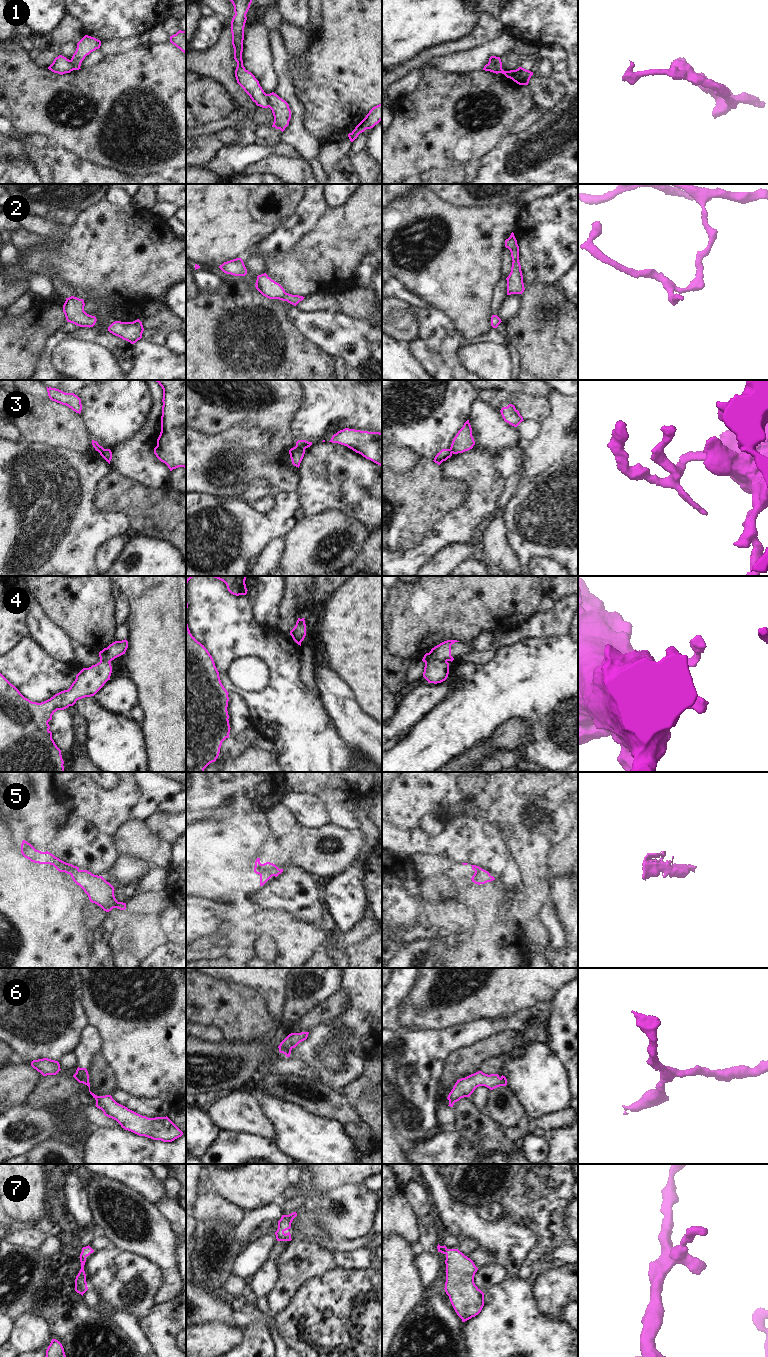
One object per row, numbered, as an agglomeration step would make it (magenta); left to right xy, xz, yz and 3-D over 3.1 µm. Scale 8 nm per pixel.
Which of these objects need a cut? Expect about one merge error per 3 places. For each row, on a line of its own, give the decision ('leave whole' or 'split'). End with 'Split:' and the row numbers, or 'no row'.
1: split
2: leave whole
3: split
4: split
5: leave whole
6: leave whole
7: leave whole
Split: 1, 3, 4

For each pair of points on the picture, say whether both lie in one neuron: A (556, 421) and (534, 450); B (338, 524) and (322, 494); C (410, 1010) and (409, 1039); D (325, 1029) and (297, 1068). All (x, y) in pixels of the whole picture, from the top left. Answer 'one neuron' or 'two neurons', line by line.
A: one neuron
B: two neurons
C: two neurons
D: two neurons

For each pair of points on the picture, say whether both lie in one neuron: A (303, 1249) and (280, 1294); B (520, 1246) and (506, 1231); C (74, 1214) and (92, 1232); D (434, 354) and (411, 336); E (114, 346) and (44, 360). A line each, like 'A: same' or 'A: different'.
A: same
B: same
C: different
D: different
E: same

